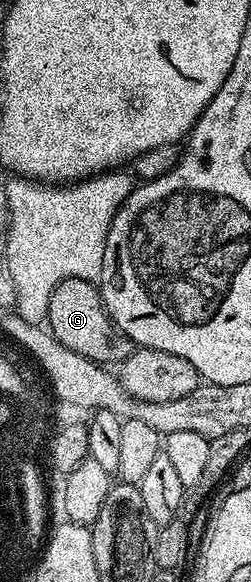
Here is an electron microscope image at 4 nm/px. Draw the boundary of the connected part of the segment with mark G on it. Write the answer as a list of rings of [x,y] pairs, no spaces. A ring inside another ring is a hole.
[[[67,278],[57,285],[49,299],[46,322],[49,331],[63,346],[102,365],[116,364],[128,357],[135,348],[134,342],[127,337],[117,336],[114,324],[103,306],[98,286],[81,278]]]

